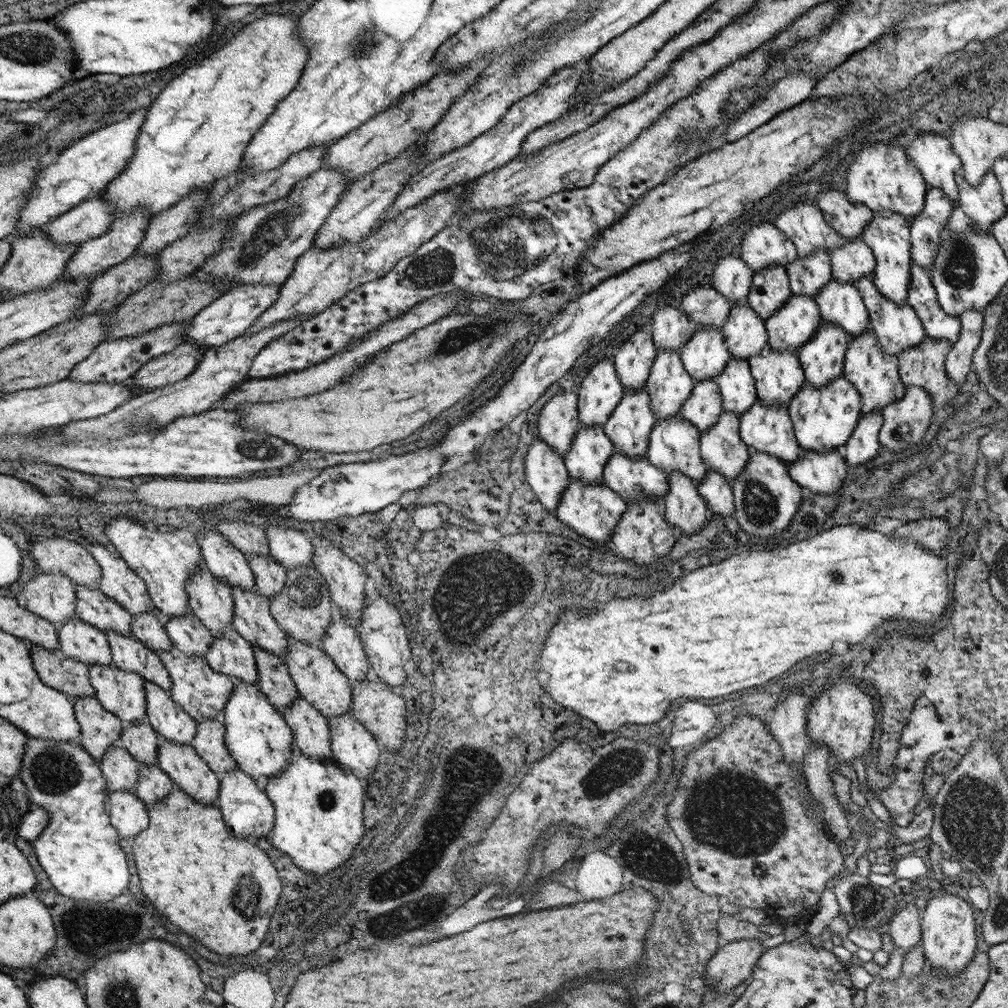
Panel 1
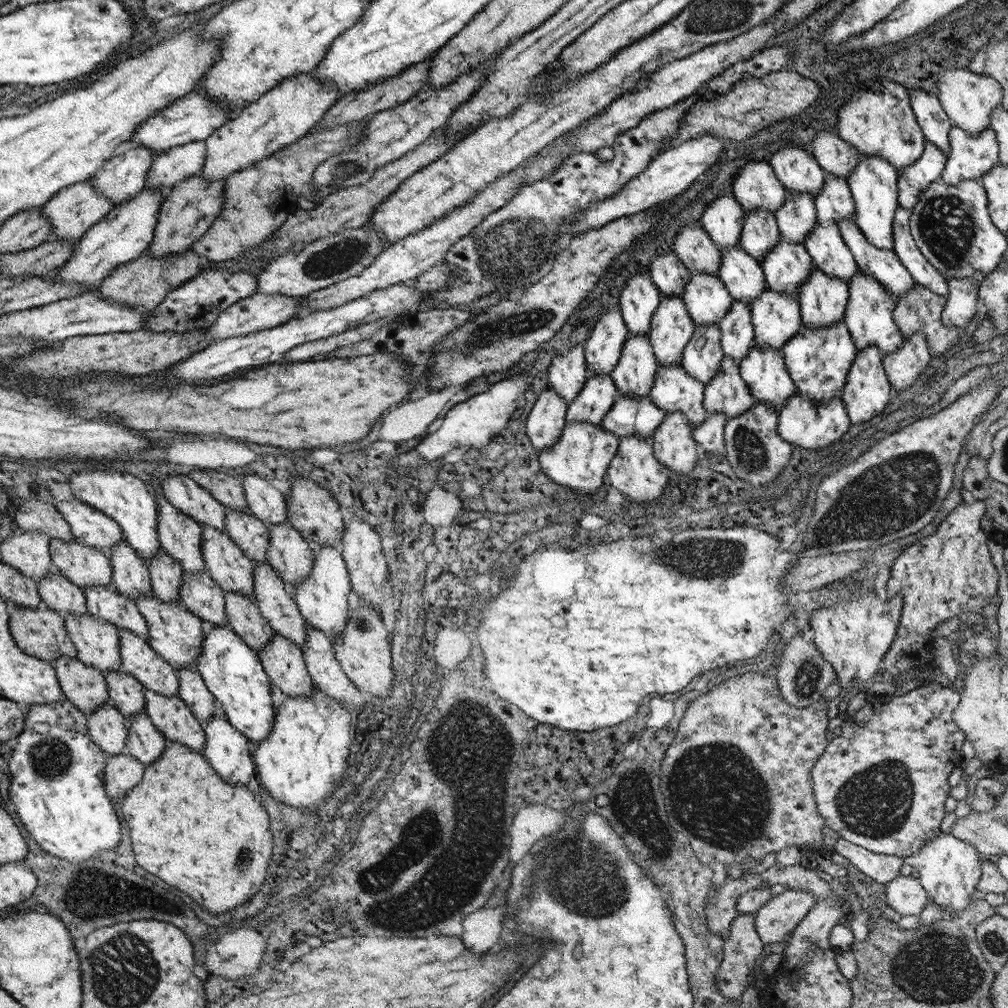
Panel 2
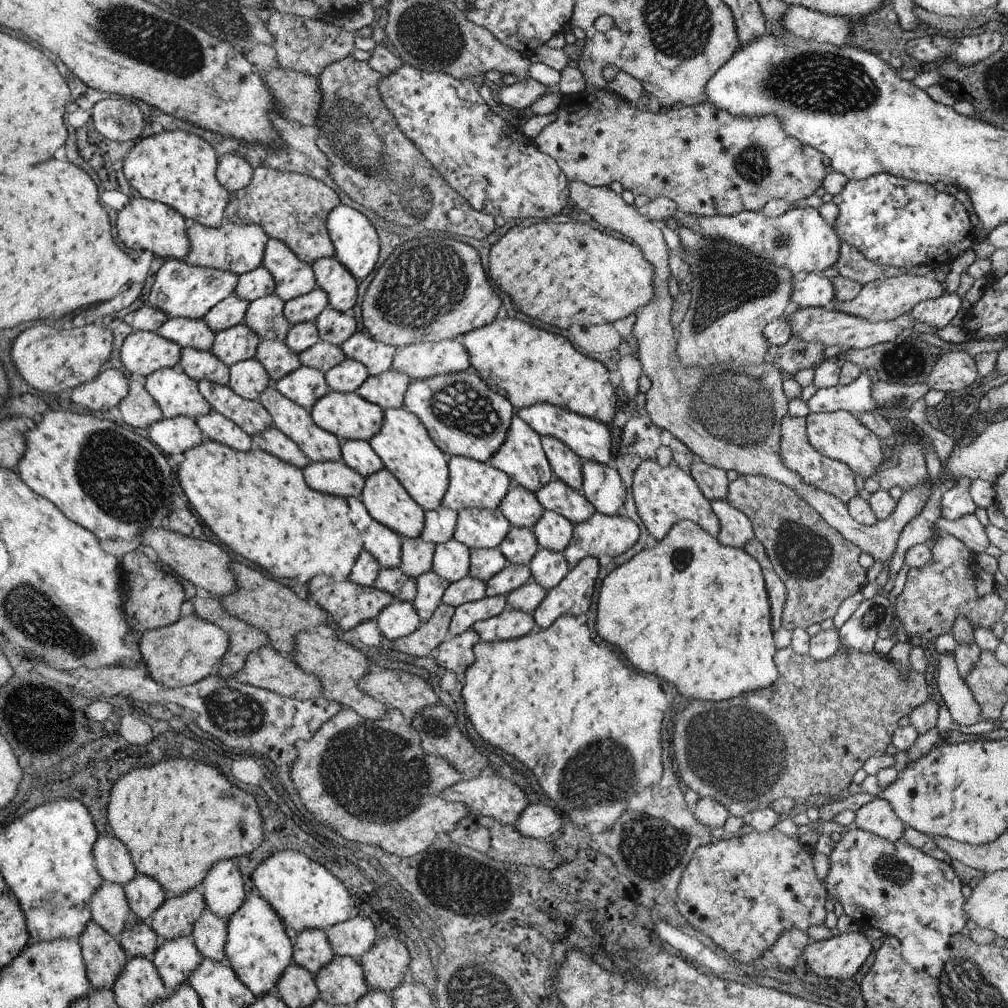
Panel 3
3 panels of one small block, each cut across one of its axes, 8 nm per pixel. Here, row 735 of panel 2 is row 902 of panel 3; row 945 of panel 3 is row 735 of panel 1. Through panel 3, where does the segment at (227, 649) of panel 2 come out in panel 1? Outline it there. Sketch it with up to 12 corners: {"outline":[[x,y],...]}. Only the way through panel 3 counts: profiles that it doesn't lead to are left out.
{"outline":[[233,680],[231,758],[253,780],[291,760],[291,728],[255,682]]}

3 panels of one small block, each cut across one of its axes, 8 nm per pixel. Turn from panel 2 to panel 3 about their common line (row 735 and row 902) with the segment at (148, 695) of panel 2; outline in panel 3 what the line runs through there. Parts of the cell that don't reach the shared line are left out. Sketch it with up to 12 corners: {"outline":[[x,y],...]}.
{"outline":[[199,888],[167,896],[151,914],[159,940],[187,938],[205,912]]}

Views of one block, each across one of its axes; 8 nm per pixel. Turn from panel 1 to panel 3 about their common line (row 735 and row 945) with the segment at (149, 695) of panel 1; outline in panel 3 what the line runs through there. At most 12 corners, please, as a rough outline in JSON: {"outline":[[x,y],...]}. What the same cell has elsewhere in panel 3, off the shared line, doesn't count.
{"outline":[[187,938],[159,942],[153,964],[173,992],[203,962]]}

